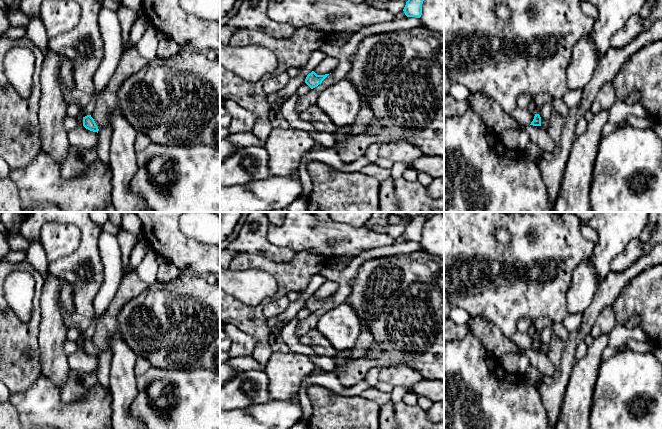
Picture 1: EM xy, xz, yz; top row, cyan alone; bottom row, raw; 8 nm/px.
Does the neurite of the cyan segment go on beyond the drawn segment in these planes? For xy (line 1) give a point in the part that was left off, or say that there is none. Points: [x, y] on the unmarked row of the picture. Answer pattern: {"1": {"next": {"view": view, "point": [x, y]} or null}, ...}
{"1": {"next": null}}

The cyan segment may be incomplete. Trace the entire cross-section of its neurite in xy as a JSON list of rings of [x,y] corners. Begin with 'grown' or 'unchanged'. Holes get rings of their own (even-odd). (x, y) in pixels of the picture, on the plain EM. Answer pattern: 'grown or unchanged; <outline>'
unchanged; [[[87,339],[85,341],[83,341],[83,350],[93,356],[97,356],[99,355],[94,343],[91,341],[91,339]]]

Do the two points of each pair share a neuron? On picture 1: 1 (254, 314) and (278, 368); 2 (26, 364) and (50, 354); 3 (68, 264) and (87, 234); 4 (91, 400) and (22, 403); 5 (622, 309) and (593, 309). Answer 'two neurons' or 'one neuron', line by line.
1: two neurons
2: two neurons
3: one neuron
4: one neuron
5: two neurons

